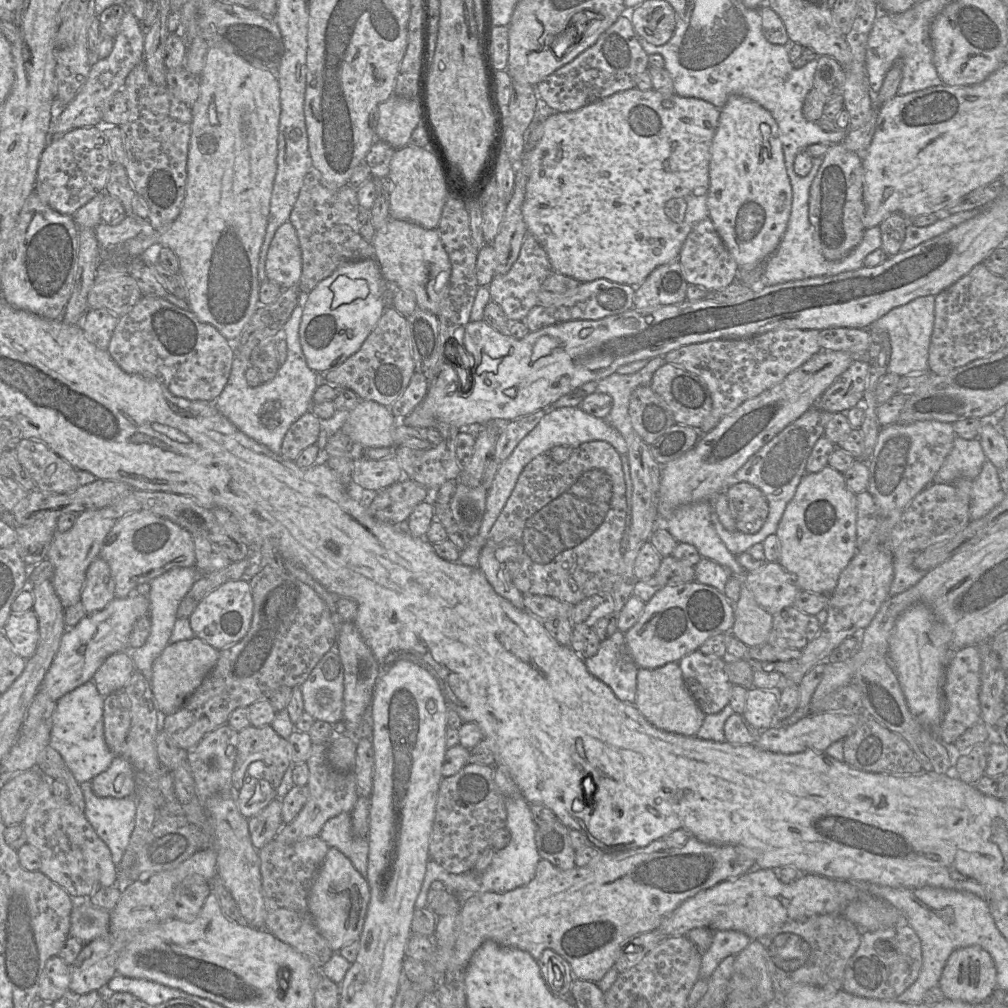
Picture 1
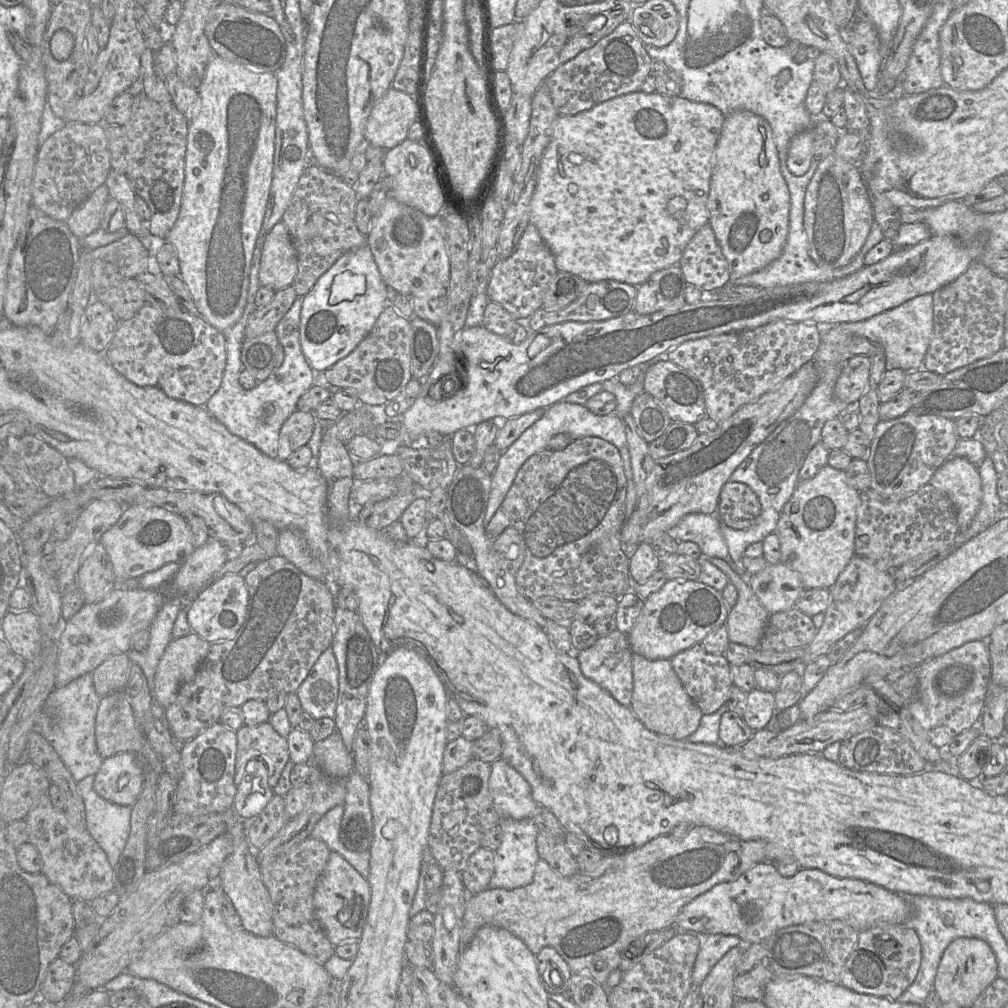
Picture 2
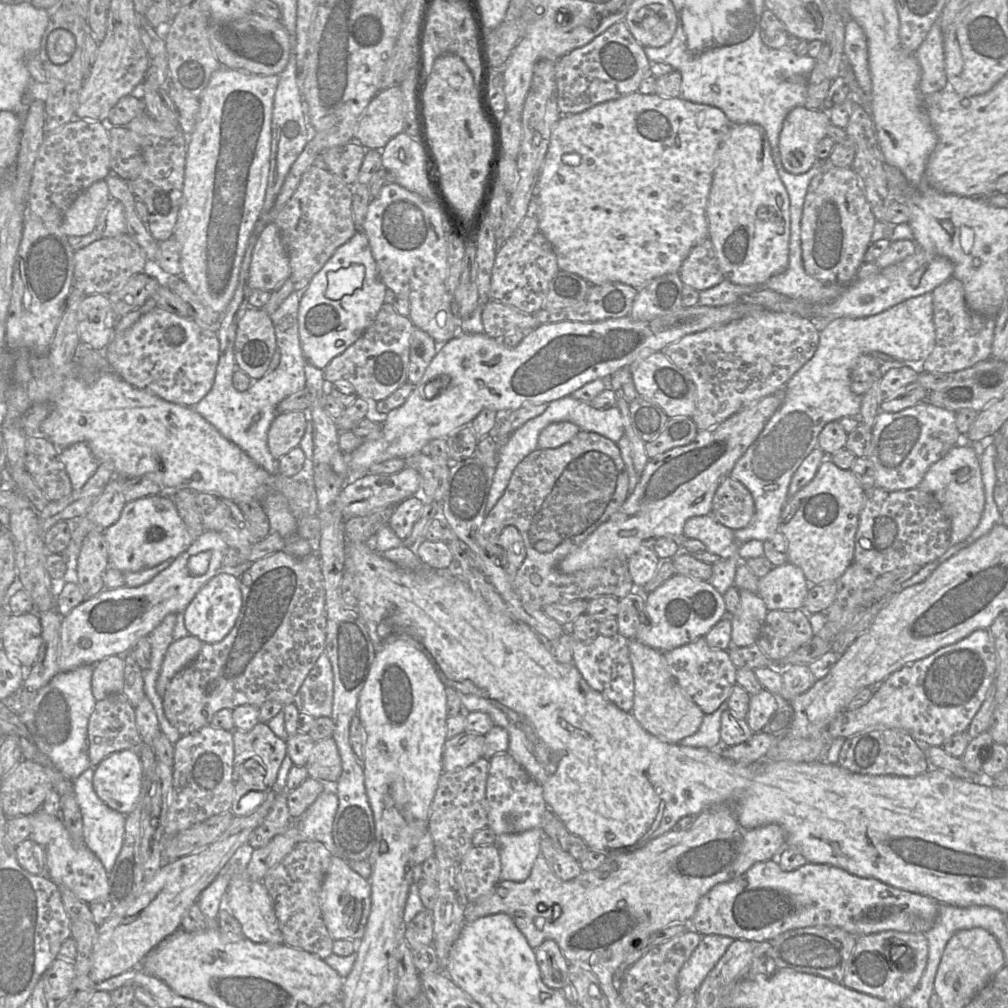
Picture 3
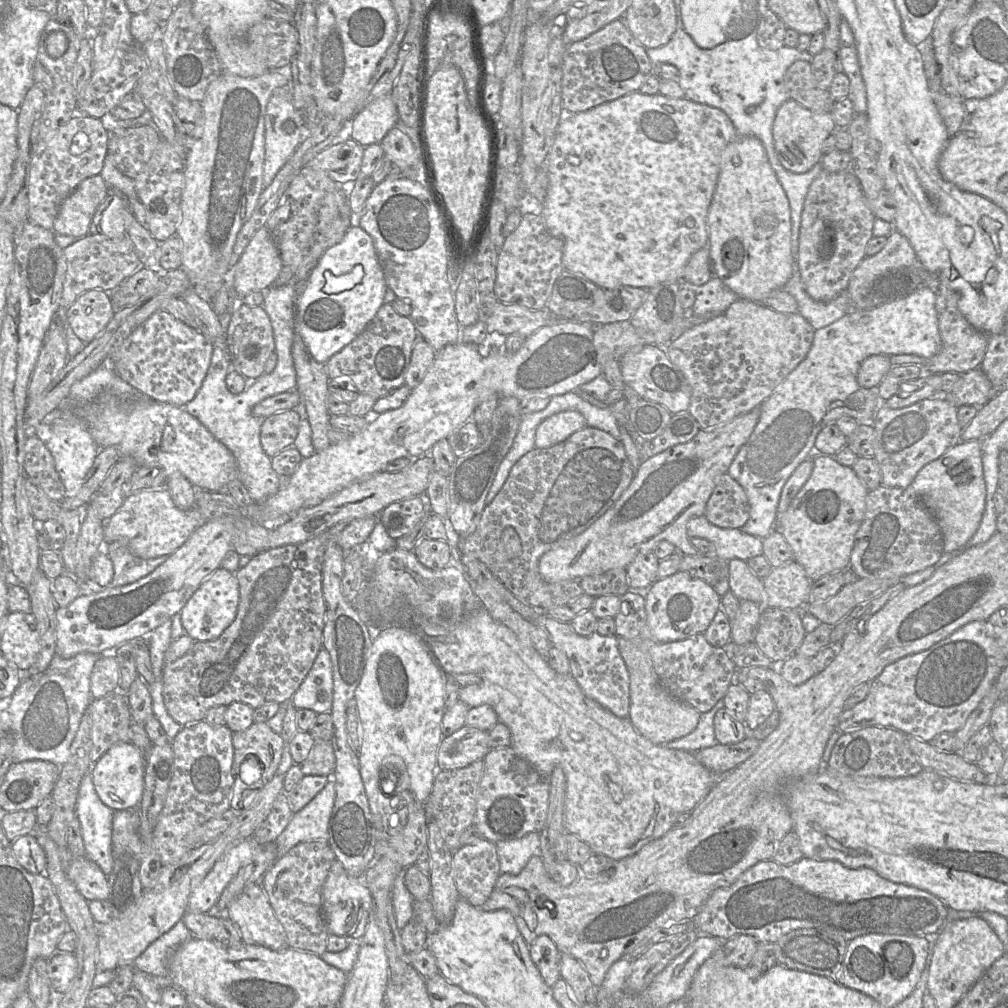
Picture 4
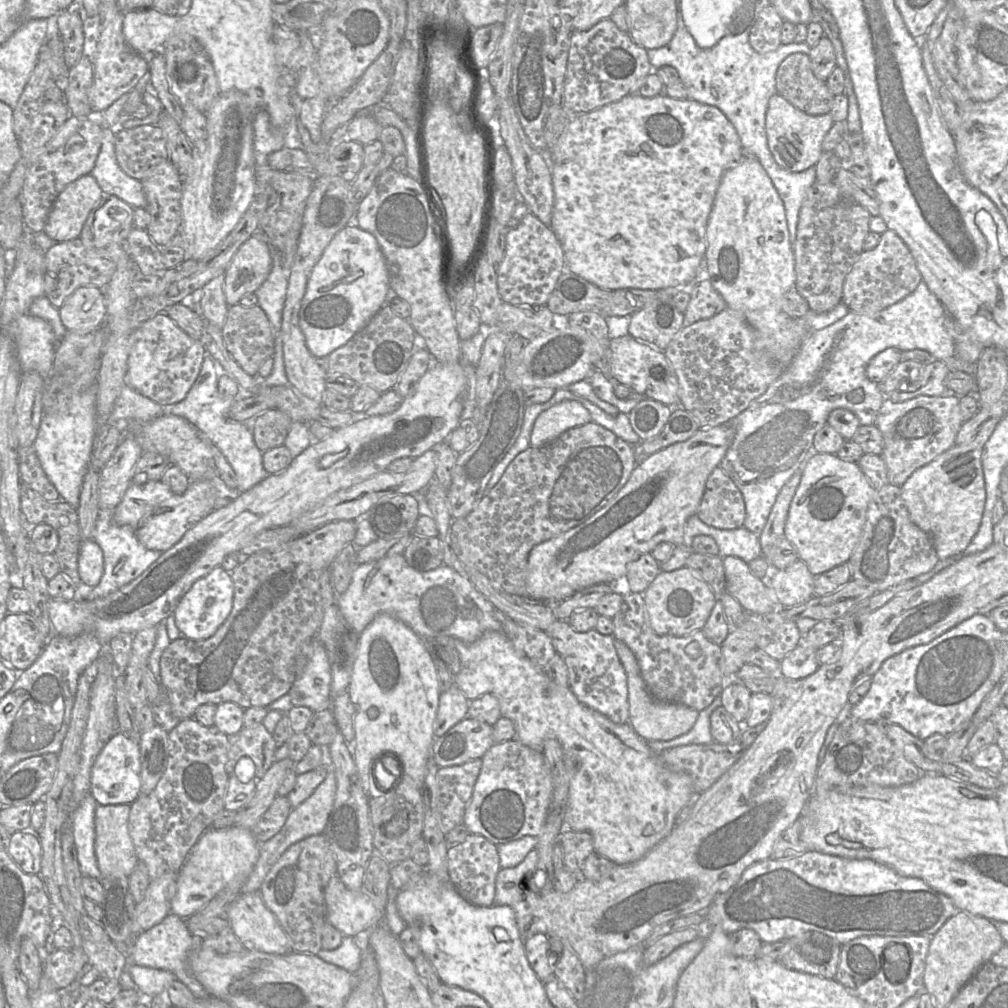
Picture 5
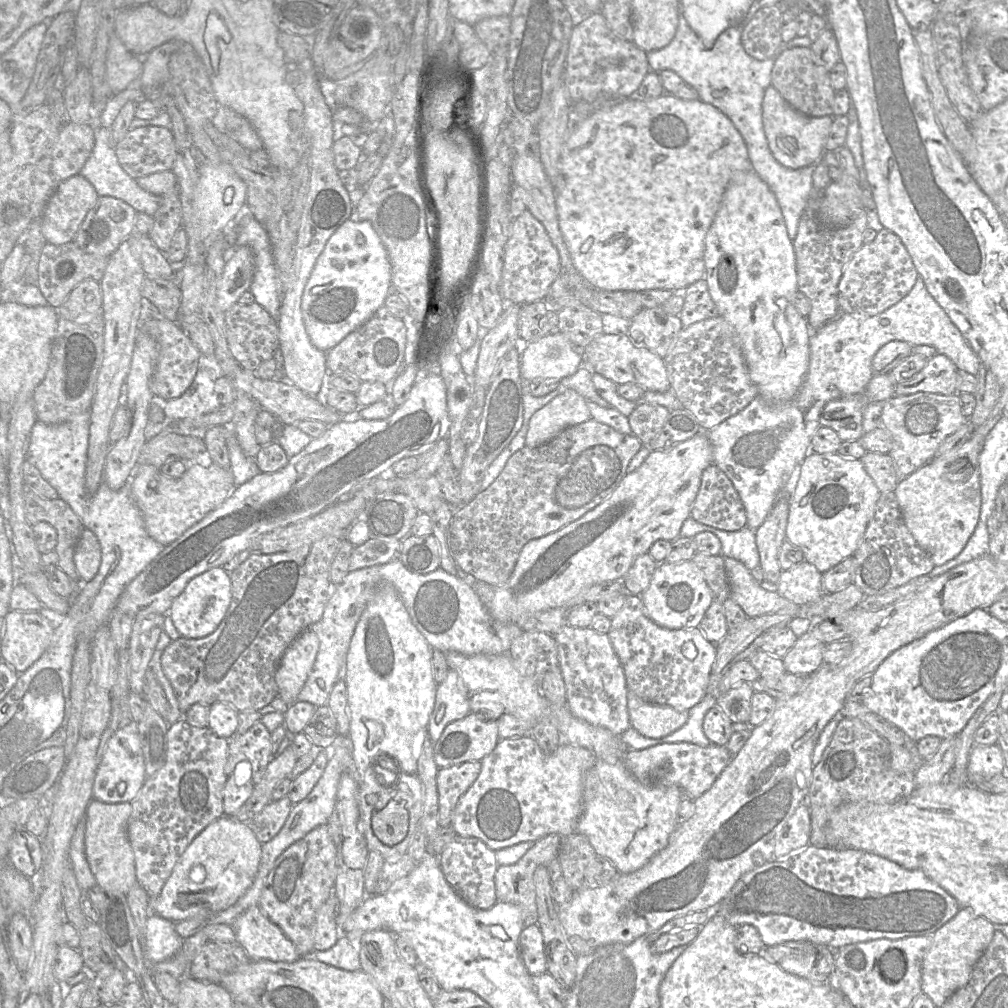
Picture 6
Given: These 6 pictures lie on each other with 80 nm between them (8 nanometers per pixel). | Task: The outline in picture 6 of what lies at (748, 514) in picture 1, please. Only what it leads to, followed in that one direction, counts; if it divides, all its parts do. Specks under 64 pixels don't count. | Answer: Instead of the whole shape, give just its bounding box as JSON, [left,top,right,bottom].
[690,464,746,531]

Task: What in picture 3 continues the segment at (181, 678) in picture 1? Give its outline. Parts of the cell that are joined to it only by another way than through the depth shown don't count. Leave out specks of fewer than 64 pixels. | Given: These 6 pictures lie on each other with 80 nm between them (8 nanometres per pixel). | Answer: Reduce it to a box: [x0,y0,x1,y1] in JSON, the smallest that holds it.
[157,634,202,698]

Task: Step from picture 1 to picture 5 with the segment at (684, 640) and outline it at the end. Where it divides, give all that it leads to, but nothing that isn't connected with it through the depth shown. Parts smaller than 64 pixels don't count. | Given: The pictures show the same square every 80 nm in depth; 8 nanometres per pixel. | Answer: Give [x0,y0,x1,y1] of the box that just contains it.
[643,566,717,637]

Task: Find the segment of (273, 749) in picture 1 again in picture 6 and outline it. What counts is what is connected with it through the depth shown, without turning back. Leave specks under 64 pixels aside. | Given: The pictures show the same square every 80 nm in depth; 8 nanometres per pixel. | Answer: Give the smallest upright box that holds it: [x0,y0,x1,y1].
[225,720,272,785]

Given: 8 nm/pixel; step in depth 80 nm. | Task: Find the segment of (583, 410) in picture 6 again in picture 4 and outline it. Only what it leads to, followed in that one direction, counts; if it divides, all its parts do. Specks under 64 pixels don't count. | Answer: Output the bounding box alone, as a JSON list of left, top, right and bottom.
[535,411,586,448]

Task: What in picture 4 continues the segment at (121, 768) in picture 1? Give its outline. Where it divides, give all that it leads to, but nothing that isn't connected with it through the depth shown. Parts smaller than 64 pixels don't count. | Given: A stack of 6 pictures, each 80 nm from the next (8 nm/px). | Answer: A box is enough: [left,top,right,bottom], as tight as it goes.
[91,742,145,811]

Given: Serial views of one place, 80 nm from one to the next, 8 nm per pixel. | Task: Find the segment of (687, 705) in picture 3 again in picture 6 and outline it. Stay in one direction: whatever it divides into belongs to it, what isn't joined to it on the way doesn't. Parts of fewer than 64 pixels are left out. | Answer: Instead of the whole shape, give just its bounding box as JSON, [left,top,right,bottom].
[627,693,688,739]

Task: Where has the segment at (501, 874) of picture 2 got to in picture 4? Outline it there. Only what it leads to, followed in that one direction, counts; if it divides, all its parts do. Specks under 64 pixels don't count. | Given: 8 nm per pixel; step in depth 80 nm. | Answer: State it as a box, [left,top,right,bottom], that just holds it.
[495,832,540,874]

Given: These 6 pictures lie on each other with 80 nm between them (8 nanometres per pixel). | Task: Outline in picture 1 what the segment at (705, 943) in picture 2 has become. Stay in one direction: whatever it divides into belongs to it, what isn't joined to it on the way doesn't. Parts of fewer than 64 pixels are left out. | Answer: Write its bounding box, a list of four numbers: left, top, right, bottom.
[699,930,752,979]

